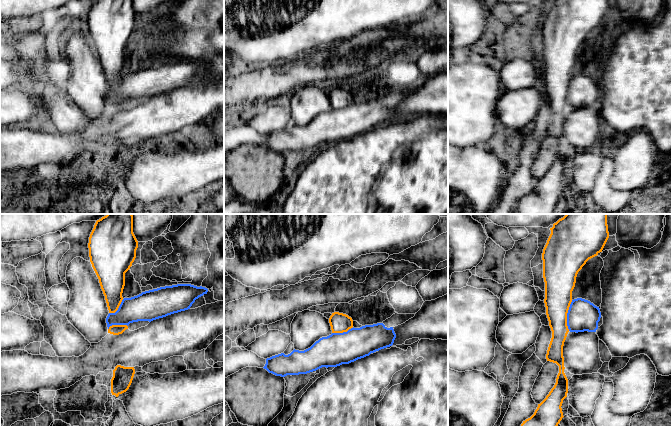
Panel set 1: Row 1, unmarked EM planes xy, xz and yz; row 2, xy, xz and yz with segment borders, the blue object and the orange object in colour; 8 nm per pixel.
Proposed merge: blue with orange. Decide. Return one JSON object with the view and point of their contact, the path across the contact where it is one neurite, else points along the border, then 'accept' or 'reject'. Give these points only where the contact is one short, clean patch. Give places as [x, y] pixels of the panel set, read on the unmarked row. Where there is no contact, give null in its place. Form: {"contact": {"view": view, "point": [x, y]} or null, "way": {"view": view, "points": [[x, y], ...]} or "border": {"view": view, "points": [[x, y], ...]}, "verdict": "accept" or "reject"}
{"contact": {"view": "yz", "point": [567, 91]}, "border": {"view": "yz", "points": [[572, 76], [567, 89], [568, 106]]}, "verdict": "reject"}

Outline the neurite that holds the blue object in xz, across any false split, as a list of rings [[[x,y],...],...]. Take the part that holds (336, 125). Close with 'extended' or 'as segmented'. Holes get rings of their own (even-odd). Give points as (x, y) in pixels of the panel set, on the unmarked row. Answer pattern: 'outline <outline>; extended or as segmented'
outline [[[383,99],[353,103],[347,108],[322,113],[304,127],[294,125],[288,131],[281,129],[267,134],[263,144],[281,153],[307,150],[369,132],[392,122],[395,114],[393,103],[387,104]]]; as segmented

